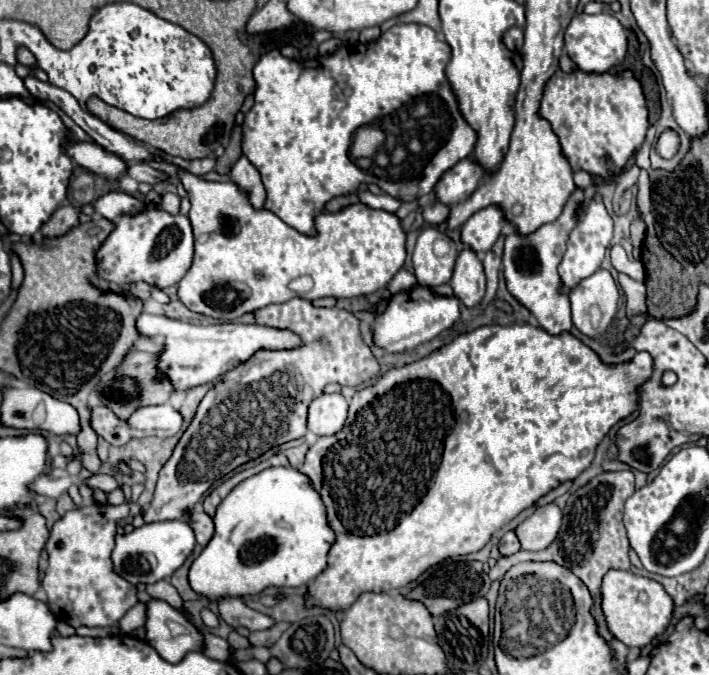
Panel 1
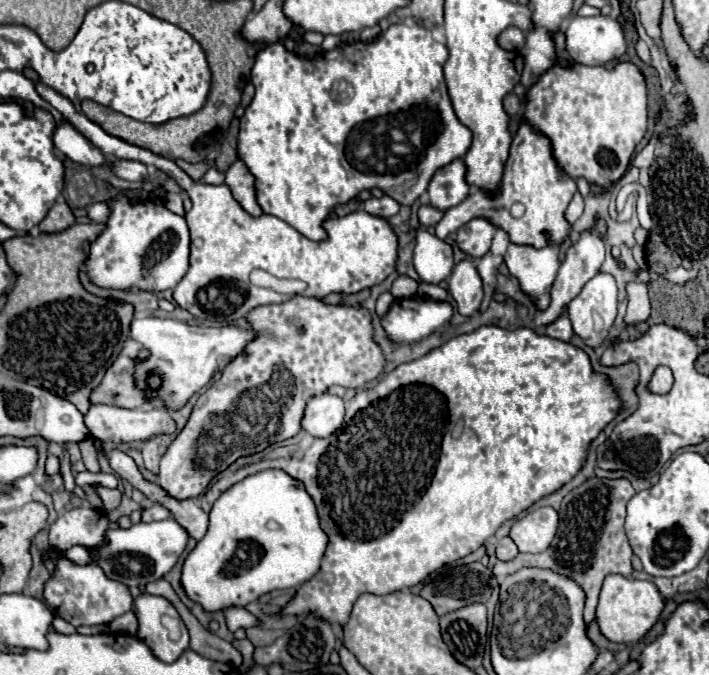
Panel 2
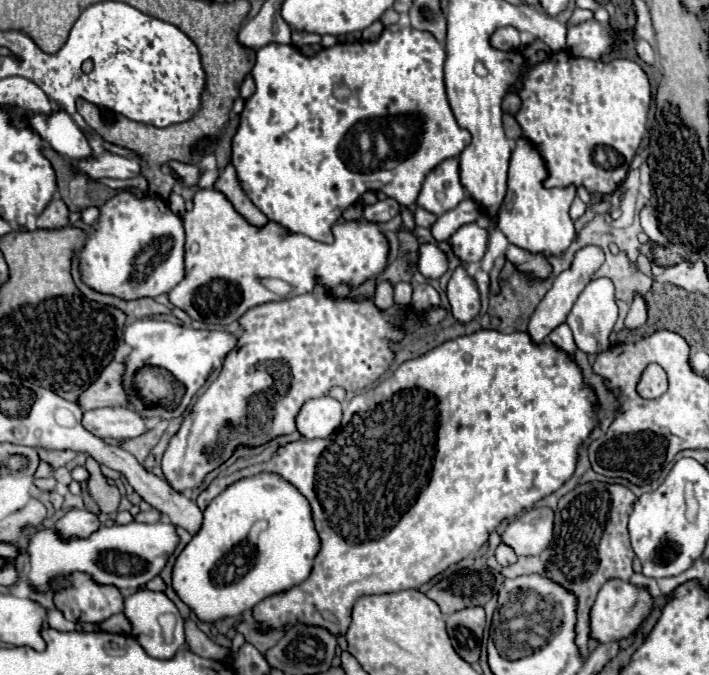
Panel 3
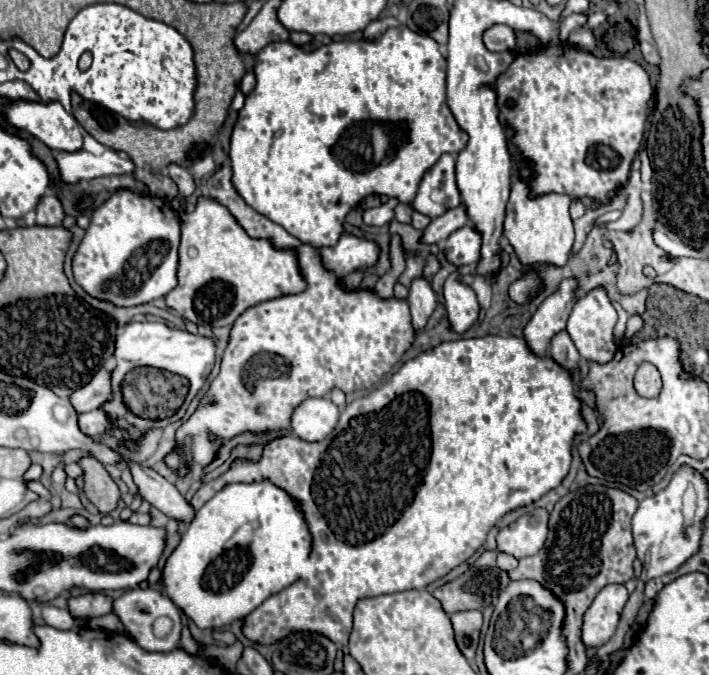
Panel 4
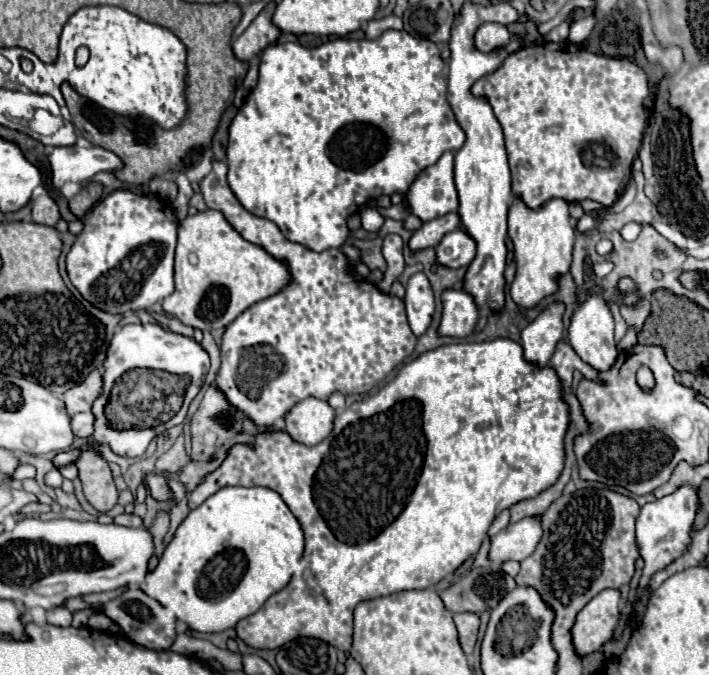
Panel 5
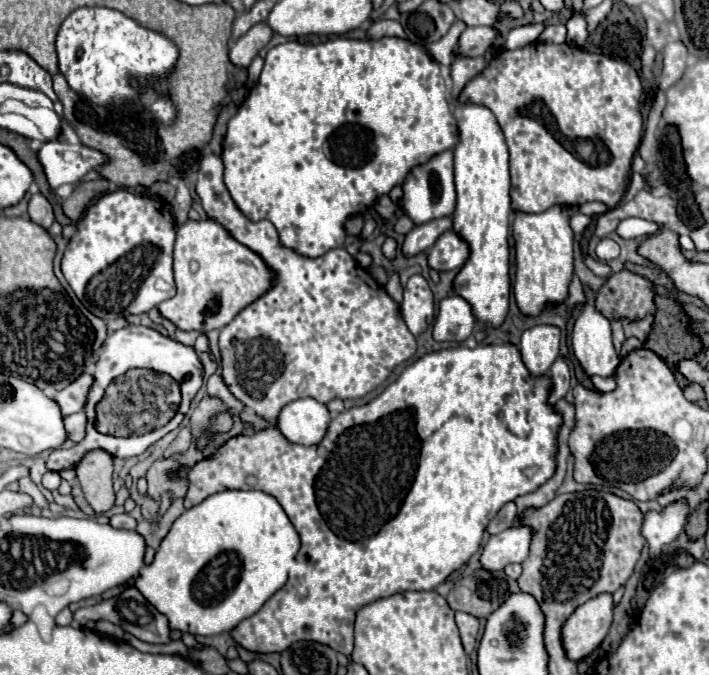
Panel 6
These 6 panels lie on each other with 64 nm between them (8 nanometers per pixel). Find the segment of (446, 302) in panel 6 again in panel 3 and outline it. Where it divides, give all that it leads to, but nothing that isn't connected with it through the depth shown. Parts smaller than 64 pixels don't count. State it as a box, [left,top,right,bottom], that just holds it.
[446,266,480,324]

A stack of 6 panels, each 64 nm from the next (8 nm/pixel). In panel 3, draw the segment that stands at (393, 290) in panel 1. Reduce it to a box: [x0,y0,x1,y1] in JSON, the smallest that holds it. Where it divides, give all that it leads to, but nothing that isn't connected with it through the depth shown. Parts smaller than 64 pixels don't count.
[394,282,413,305]

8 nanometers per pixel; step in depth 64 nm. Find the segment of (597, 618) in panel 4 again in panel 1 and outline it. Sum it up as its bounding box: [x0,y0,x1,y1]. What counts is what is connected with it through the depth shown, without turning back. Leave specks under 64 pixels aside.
[600,570,674,648]

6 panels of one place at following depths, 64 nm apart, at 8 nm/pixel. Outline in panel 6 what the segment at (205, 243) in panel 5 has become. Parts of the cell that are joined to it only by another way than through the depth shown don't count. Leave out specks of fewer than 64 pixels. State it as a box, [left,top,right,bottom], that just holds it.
[158,220,272,332]

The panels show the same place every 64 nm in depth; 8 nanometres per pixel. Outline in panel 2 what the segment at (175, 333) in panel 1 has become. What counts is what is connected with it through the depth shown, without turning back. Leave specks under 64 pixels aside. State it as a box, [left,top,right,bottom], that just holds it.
[130,316,254,412]

